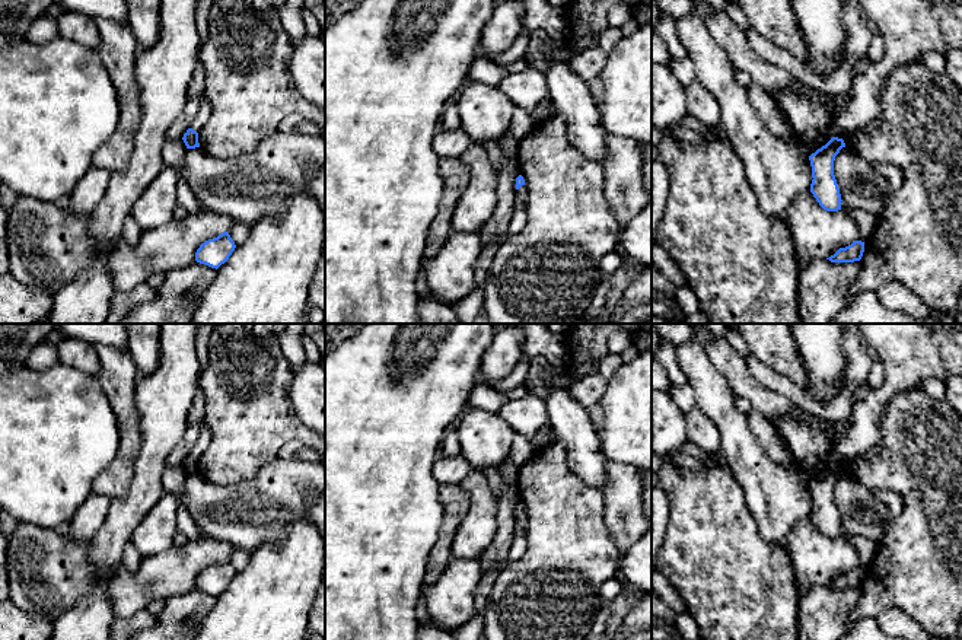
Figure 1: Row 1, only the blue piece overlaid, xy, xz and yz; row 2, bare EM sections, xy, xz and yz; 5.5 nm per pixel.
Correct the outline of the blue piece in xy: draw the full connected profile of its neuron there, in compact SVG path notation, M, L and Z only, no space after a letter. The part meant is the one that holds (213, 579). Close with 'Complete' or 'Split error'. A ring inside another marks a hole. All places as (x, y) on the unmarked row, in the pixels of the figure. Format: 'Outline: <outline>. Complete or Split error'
Outline: M223 558L217 564L208 566L200 571L195 579L195 588L217 596L229 586L235 574L236 571L230 561Z. Complete

